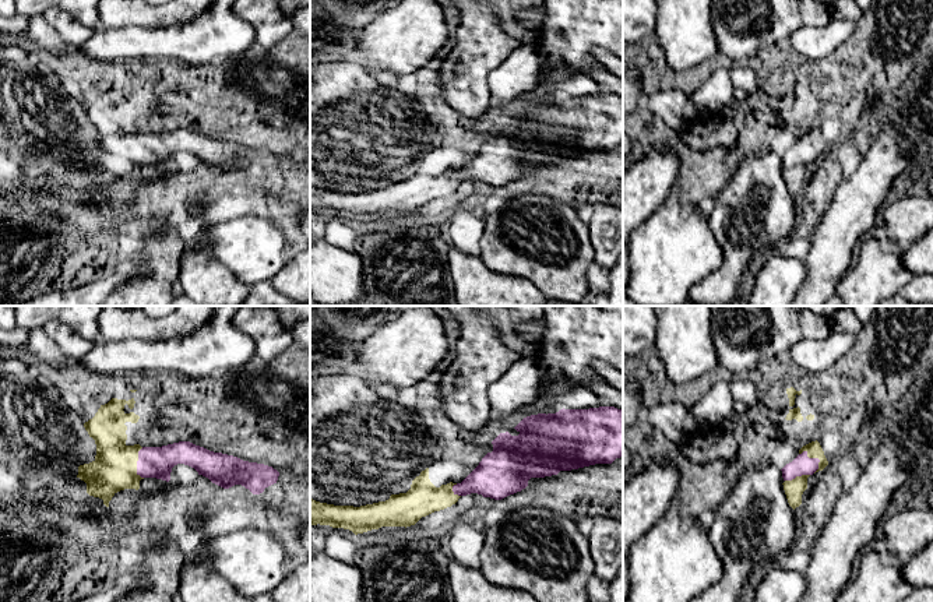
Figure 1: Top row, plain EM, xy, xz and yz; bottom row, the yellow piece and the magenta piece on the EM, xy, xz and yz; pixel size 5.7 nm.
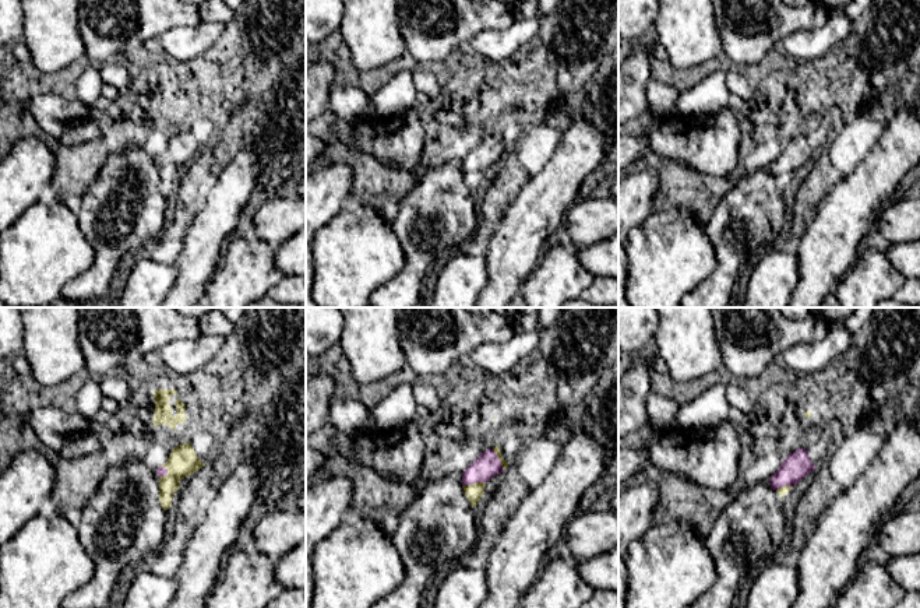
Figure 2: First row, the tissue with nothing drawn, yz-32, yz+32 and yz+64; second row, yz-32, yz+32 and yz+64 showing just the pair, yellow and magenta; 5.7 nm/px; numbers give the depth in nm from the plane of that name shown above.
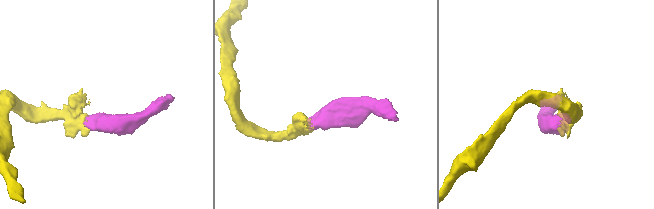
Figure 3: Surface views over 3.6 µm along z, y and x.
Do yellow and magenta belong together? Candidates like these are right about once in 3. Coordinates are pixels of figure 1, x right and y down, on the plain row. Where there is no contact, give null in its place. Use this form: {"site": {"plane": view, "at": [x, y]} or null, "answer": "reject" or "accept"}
{"site": {"plane": "yz", "at": [813, 144]}, "answer": "accept"}

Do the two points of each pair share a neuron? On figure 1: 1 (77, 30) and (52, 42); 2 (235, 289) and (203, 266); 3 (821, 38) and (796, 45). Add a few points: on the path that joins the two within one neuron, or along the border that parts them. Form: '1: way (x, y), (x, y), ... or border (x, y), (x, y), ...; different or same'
1: border (41, 16), (66, 41), (76, 45), (94, 32); different
2: way (226, 289), (211, 274); same
3: way (816, 42), (802, 45); same

